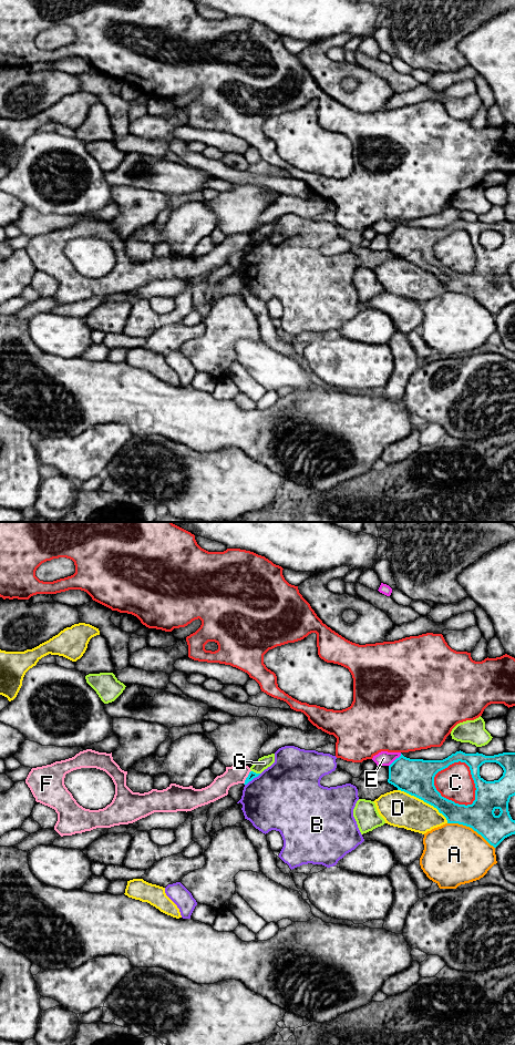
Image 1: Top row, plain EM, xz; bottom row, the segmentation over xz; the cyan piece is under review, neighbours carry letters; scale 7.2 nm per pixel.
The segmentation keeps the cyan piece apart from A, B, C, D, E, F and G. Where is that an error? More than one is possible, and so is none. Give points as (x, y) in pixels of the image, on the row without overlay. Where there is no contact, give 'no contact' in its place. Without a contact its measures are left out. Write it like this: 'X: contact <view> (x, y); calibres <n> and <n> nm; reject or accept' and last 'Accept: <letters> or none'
A: contact xz (471, 295); calibres 220 and 440 nm; reject
B: contact xz (253, 246); calibres 50 and 460 nm; reject
C: contact xz (445, 266); calibres 240 and 260 nm; reject
D: contact xz (424, 269); calibres 260 and 260 nm; reject
E: contact xz (394, 228); calibres 260 and 110 nm; reject
F: contact xz (247, 245); calibres 50 and 140 nm; reject
G: contact xz (255, 241); calibres 50 and 90 nm; reject
Accept: none

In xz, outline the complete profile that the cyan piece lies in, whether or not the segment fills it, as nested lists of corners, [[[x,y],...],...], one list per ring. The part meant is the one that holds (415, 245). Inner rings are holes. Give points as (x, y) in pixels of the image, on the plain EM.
[[[456,219],[443,228],[410,227],[402,222],[389,234],[388,250],[411,264],[433,274],[442,281],[447,291],[459,291],[472,296],[491,314],[496,316],[505,306],[515,303],[515,288],[508,279],[509,267],[515,264],[515,221],[503,221],[494,224],[465,222]],[[454,230],[465,230],[475,252],[475,268],[472,273],[459,273],[441,264],[434,254],[435,243]],[[485,230],[498,232],[504,240],[498,248],[486,249],[480,244],[480,235]]]

